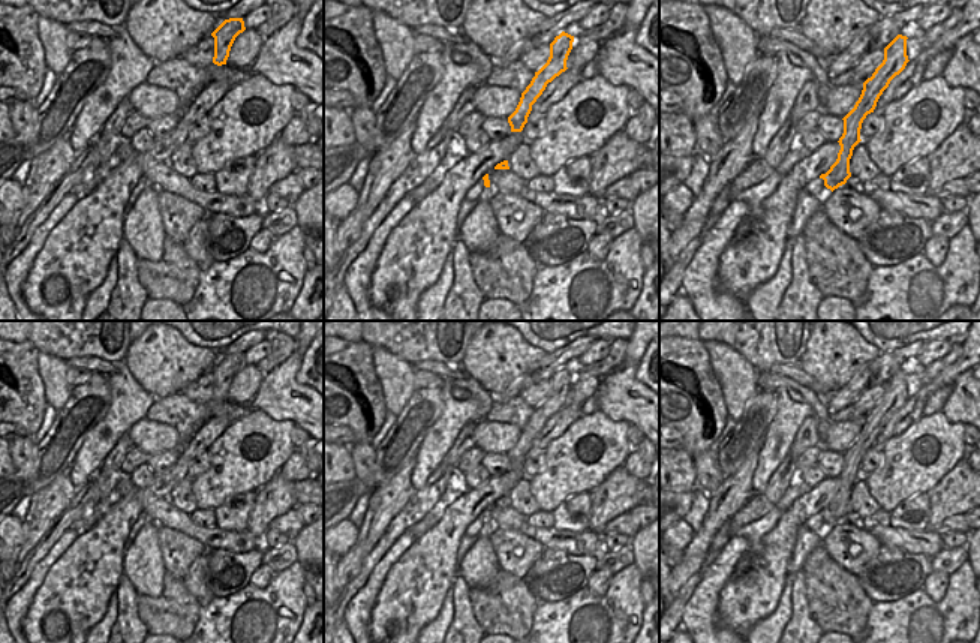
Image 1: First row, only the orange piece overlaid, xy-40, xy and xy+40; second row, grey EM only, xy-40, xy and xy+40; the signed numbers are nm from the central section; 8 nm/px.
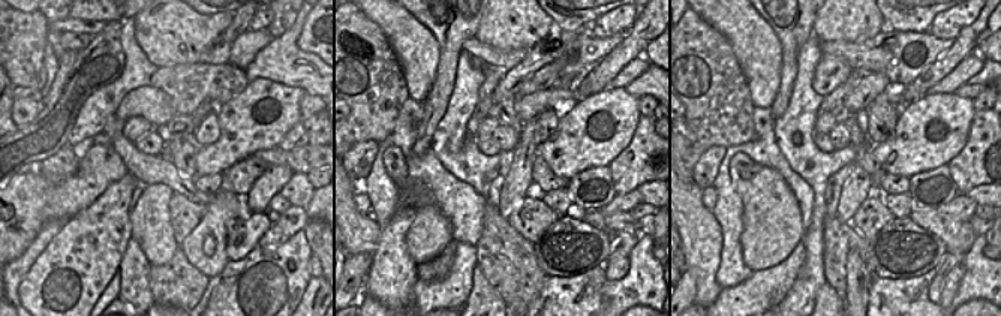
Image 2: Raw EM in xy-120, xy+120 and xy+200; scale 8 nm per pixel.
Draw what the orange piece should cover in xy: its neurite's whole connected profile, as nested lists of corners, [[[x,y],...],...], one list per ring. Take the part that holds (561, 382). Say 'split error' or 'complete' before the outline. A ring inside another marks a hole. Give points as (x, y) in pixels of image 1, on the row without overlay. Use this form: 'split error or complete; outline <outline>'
complete; outline [[[562,367],[550,379],[550,393],[547,399],[535,408],[530,420],[521,429],[520,438],[515,447],[508,453],[511,468],[521,468],[527,459],[527,453],[532,447],[532,441],[542,430],[547,420],[551,418],[556,412],[565,408],[568,391],[572,385],[574,372]]]

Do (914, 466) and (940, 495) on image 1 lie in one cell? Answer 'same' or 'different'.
different

